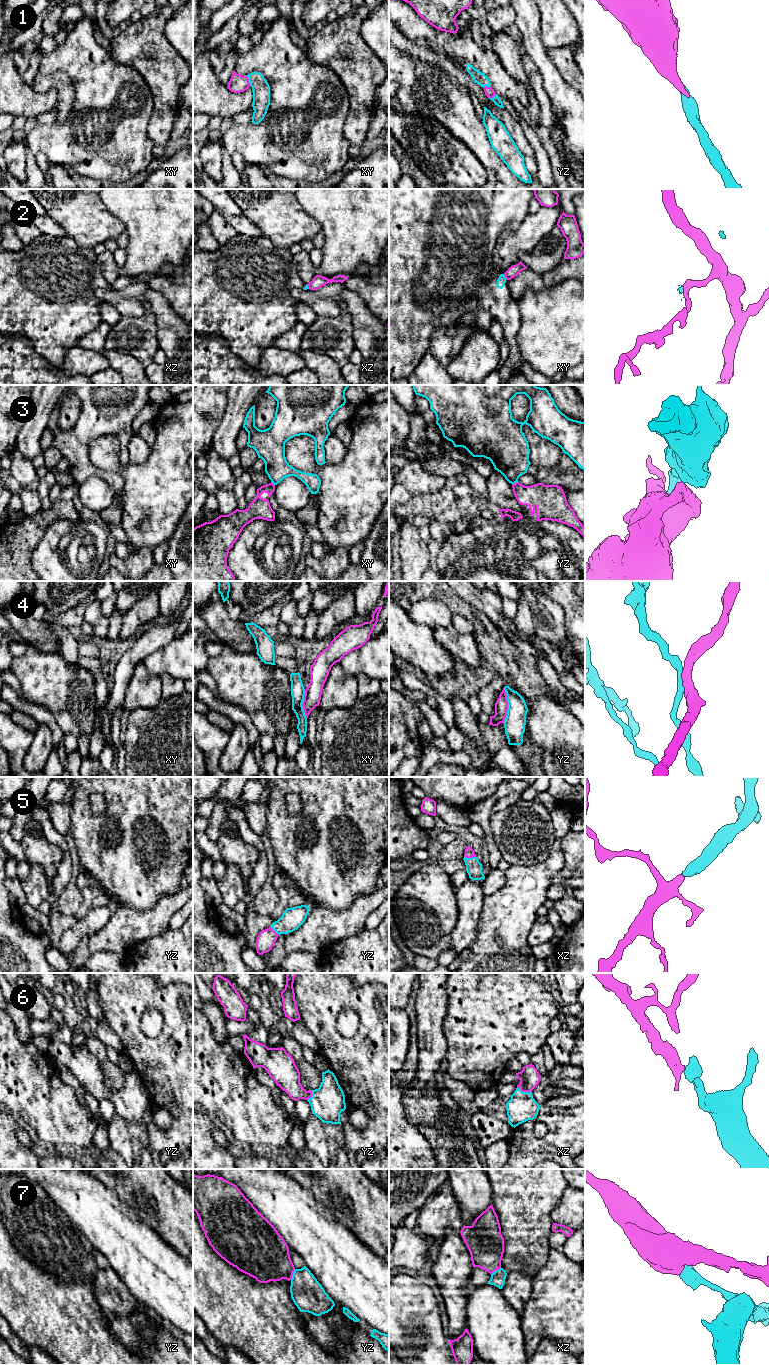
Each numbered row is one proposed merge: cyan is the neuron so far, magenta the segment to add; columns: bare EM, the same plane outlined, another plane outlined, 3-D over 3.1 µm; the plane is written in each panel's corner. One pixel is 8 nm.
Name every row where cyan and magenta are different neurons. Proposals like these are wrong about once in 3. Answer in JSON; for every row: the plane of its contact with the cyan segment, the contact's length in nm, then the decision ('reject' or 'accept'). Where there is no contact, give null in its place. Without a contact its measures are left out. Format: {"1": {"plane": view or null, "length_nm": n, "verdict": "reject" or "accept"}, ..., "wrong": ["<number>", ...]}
{"1": {"plane": "xy", "length_nm": 90, "verdict": "accept"}, "2": {"plane": "xy", "length_nm": 50, "verdict": "reject"}, "3": {"plane": "yz", "length_nm": 50, "verdict": "reject"}, "4": {"plane": "yz", "length_nm": 280, "verdict": "reject"}, "5": {"plane": "xz", "length_nm": 100, "verdict": "accept"}, "6": {"plane": "xz", "length_nm": 130, "verdict": "accept"}, "7": {"plane": "yz", "length_nm": 100, "verdict": "reject"}, "wrong": ["2", "3", "4", "7"]}

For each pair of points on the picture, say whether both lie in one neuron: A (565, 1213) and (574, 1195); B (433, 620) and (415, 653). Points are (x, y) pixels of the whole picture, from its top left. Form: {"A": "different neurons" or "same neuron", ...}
{"A": "same neuron", "B": "different neurons"}

